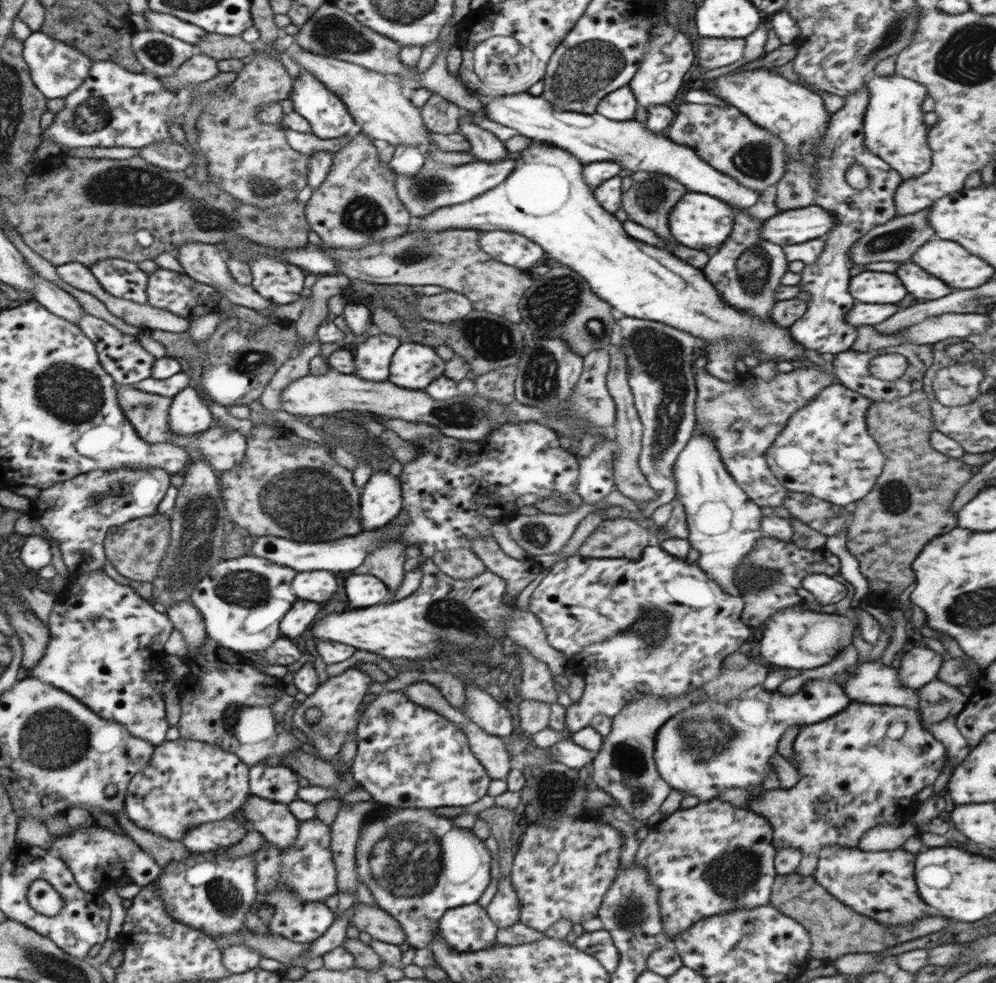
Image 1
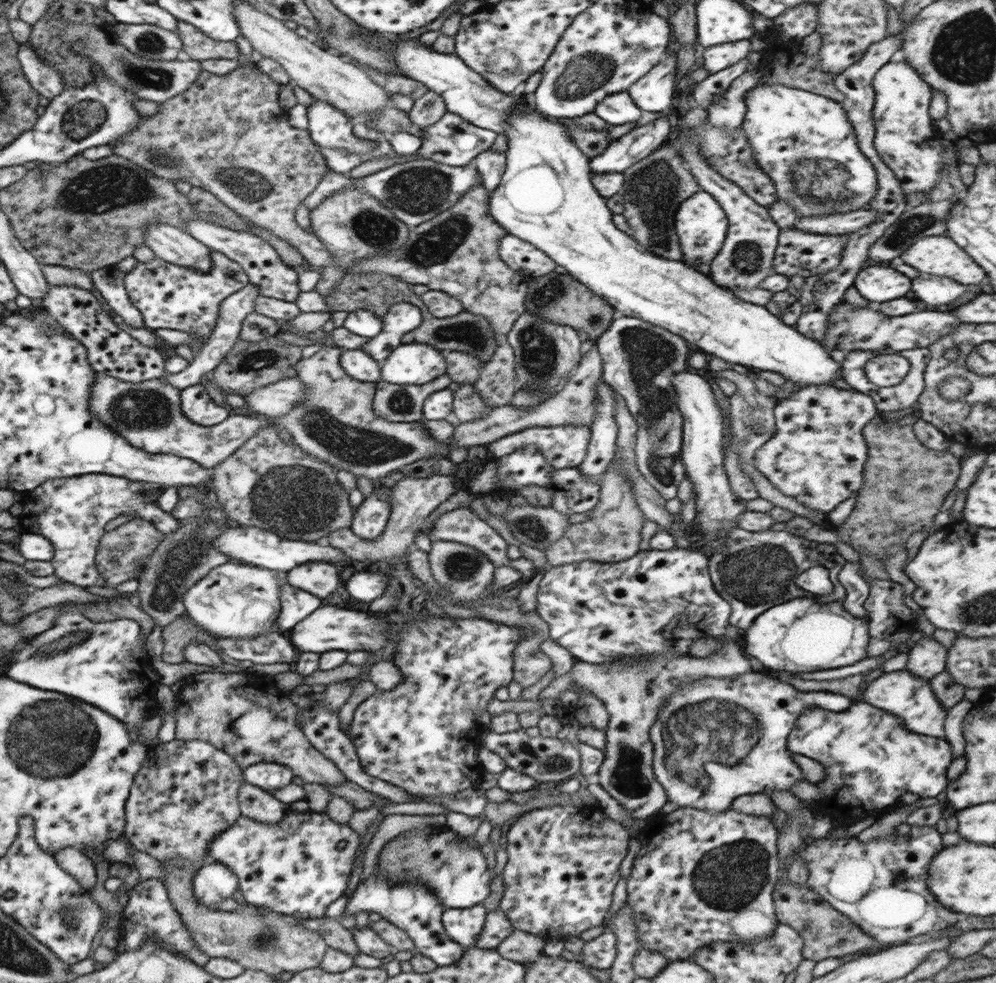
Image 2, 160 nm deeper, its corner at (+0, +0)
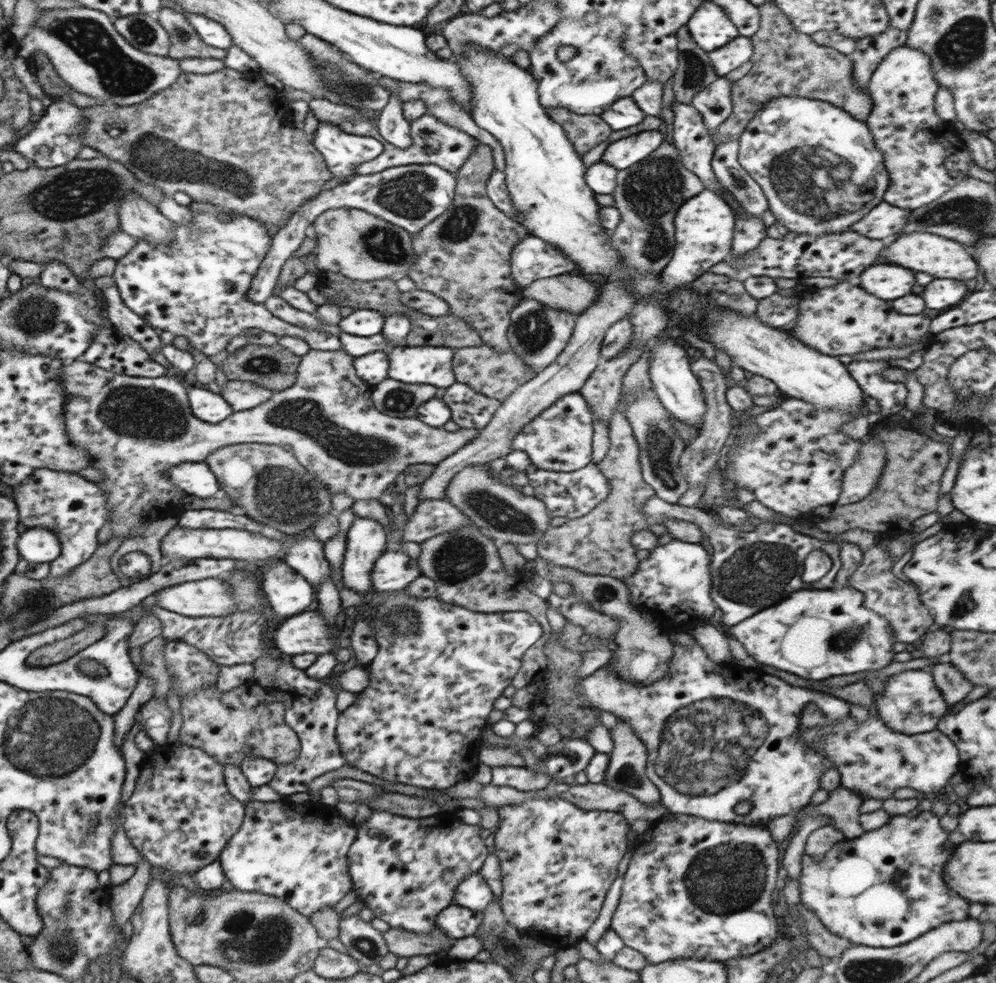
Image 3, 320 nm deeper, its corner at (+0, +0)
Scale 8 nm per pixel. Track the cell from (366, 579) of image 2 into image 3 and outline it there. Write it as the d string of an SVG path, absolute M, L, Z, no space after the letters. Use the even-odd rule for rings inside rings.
M384 550L372 569L371 579L377 591L392 592L406 588L421 575L416 559L403 550Z

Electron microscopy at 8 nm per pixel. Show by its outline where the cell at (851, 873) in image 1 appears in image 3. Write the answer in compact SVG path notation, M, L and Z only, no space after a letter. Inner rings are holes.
M931 811L890 817L882 828L864 831L859 838L834 844L822 860L805 855L799 878L800 903L811 910L832 934L846 938L854 945L871 948L900 946L945 922L964 920L968 916L968 902L948 890L942 880L944 867L952 859L956 846L949 841L949 832L942 829L939 821L940 817Z

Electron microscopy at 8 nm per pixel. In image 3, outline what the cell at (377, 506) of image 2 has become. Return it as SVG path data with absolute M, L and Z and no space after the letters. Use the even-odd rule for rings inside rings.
M356 517L347 532L345 555L343 565L341 566L343 583L348 587L348 590L354 590L354 592L365 598L365 601L355 606L356 610L358 610L356 621L367 620L371 628L374 629L375 636L377 636L378 653L375 659L367 666L369 674L367 687L357 692L357 699L341 712L335 728L335 739L338 746L341 747L341 755L347 760L347 764L353 767L382 778L382 780L402 782L402 784L410 784L410 786L419 786L420 788L444 790L462 780L473 778L476 767L479 764L478 755L482 747L480 743L482 741L481 733L485 726L487 726L486 721L494 708L494 702L510 686L512 679L517 675L521 667L521 658L542 636L543 630L541 624L536 621L535 616L524 611L480 614L478 612L470 612L470 610L466 610L467 608L441 601L437 597L419 598L411 597L404 593L397 593L396 591L392 591L390 594L382 594L382 591L377 591L373 587L371 574L375 562L386 548L386 532L384 530L385 528L372 518Z

